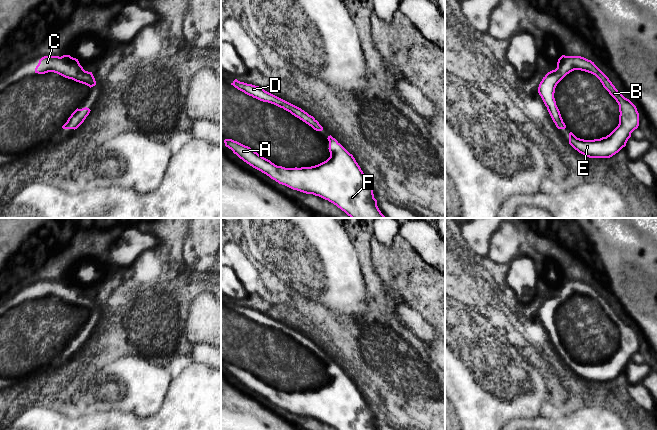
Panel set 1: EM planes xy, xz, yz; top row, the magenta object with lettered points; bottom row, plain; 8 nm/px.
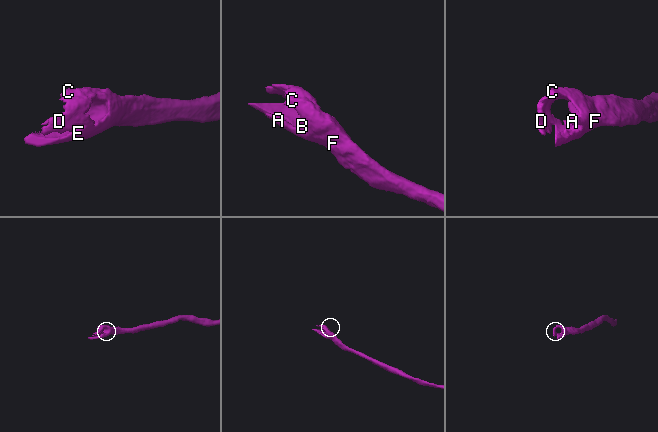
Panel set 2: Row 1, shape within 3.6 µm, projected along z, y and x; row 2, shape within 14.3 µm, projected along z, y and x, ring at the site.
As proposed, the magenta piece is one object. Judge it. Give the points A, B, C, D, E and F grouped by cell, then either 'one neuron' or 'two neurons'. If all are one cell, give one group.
A B C D E F; one neuron

